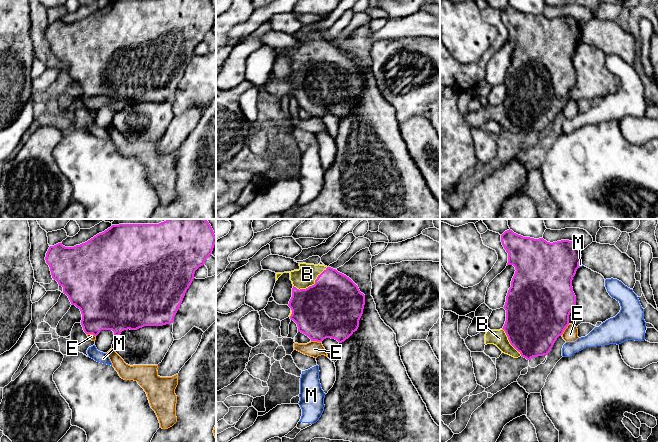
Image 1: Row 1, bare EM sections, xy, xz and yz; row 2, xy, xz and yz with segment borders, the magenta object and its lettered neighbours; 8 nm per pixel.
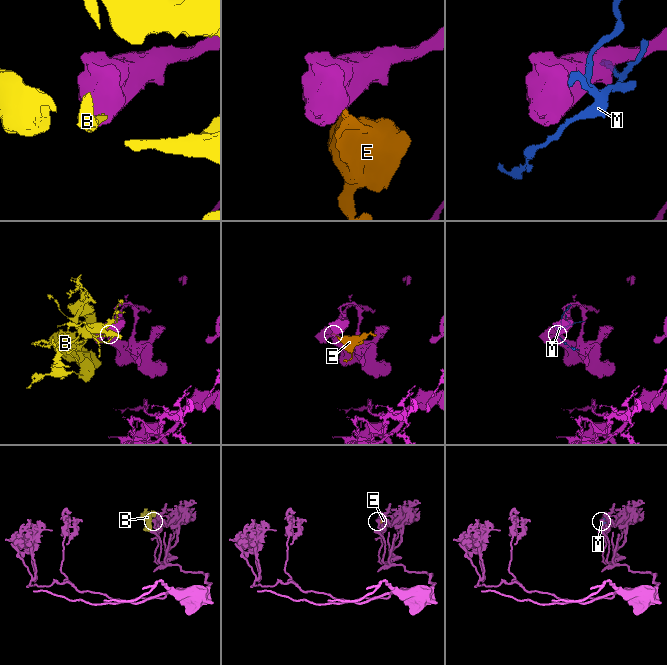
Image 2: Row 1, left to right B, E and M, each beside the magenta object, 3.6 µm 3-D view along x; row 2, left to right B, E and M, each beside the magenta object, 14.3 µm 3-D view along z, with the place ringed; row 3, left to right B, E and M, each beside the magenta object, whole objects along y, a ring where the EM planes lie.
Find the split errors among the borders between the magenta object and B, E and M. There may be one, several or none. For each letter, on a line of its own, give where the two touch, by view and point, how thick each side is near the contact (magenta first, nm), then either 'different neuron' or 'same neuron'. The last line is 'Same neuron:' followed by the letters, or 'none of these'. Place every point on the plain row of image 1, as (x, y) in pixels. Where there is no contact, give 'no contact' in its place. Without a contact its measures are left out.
B: xz (312, 61) | 480/160 nm | same neuron
E: yz (565, 104) | 500/120 nm | different neuron
M: yz (578, 40) | 420/30 nm | different neuron
Same neuron: B

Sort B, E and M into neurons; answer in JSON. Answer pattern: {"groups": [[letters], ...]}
{"groups": [["B"], ["E"], ["M"]]}

